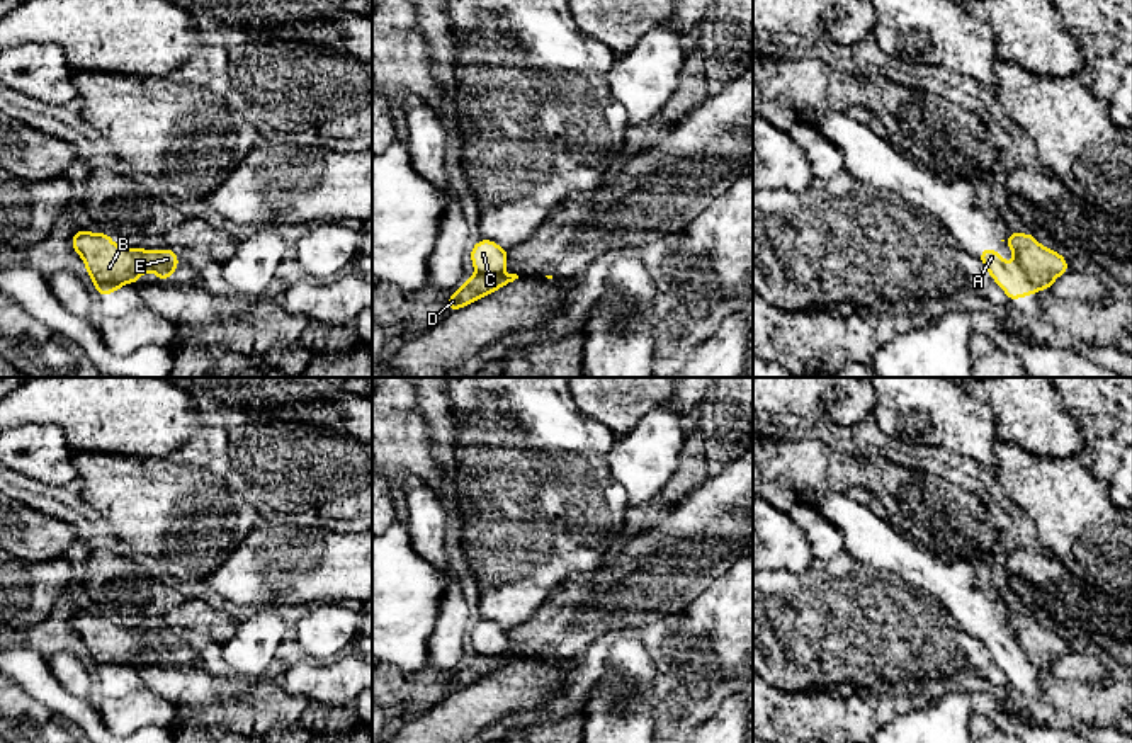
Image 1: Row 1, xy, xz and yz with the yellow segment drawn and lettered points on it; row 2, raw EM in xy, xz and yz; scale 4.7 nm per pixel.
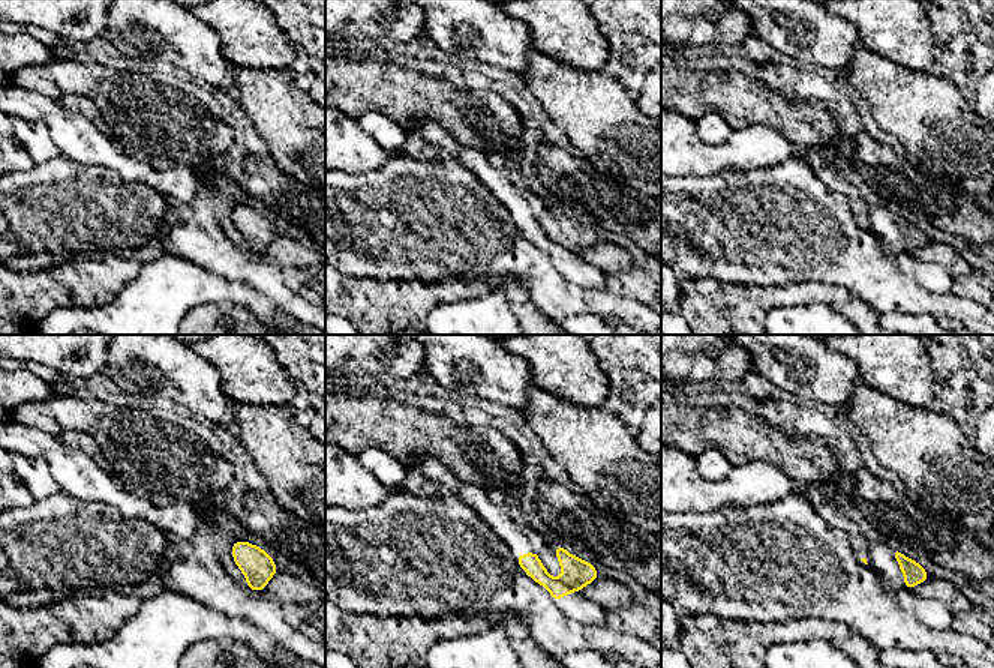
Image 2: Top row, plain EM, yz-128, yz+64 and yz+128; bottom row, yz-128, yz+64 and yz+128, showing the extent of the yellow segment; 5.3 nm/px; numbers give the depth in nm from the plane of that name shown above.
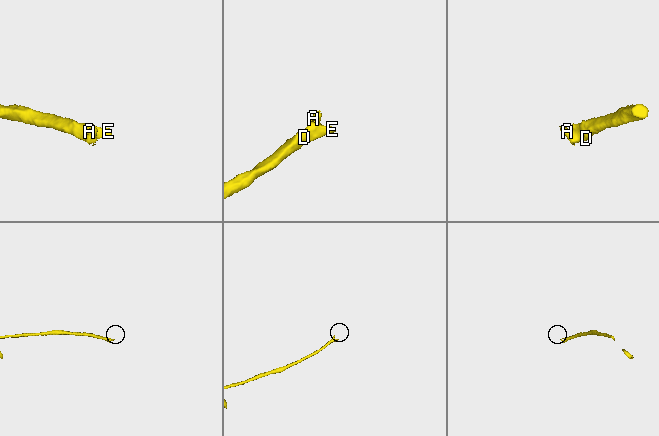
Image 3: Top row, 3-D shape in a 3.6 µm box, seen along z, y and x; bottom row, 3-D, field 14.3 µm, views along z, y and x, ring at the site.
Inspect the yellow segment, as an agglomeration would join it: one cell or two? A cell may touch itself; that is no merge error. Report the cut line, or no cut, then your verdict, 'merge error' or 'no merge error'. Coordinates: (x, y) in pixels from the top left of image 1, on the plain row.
cut yz (1013, 645), (1039, 670); merge error

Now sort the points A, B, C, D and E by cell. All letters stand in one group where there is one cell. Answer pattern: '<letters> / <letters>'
A C / B D E

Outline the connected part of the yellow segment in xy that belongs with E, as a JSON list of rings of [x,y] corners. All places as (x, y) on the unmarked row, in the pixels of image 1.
[[[78,610],[71,617],[71,627],[82,638],[93,665],[136,665],[141,655],[150,653],[160,661],[168,661],[180,646],[177,632],[170,629],[127,629],[116,626],[109,614]]]

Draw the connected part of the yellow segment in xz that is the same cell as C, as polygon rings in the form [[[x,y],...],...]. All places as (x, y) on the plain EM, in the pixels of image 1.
[[[481,619],[469,632],[476,655],[500,656],[508,644],[508,632],[496,622]]]

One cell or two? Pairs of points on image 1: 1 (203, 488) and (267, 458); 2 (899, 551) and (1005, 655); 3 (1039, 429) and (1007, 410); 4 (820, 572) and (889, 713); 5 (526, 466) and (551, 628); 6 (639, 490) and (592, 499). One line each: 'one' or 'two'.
1: two
2: one
3: one
4: two
5: two
6: two

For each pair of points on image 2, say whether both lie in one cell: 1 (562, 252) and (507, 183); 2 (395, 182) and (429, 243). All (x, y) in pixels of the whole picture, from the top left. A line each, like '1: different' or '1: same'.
1: same
2: same

